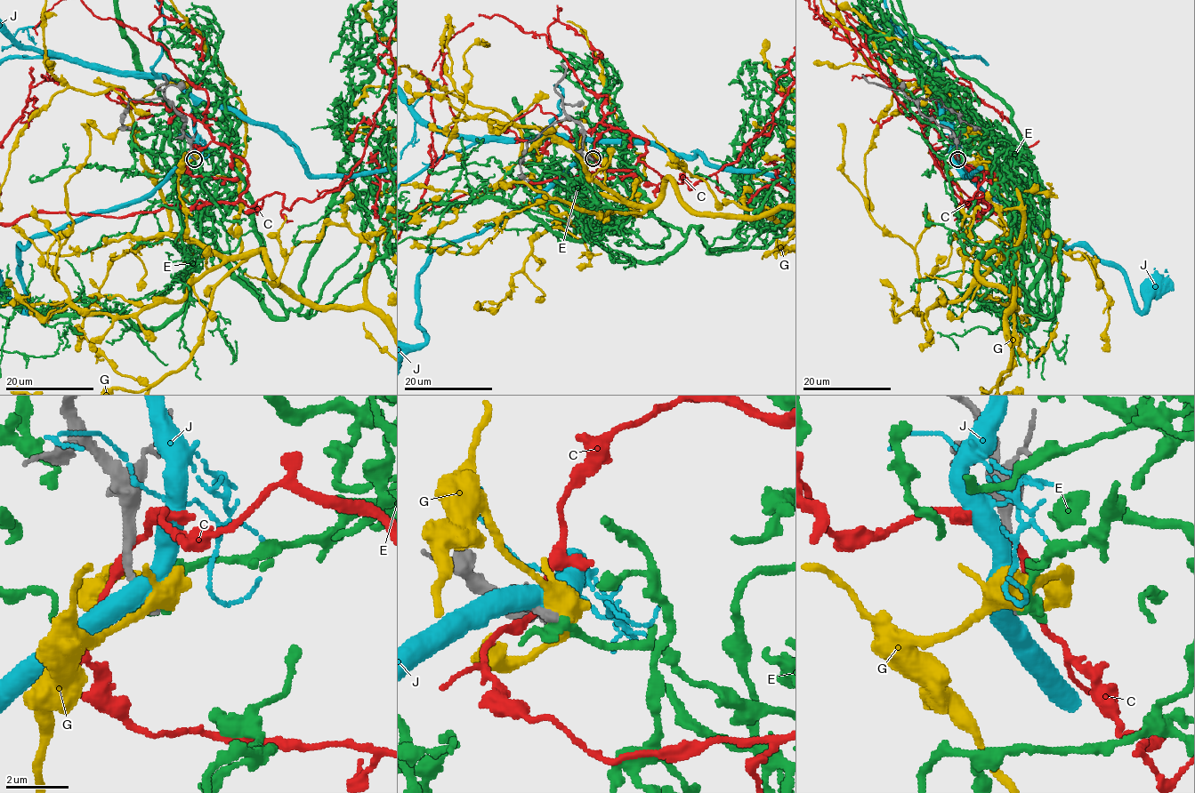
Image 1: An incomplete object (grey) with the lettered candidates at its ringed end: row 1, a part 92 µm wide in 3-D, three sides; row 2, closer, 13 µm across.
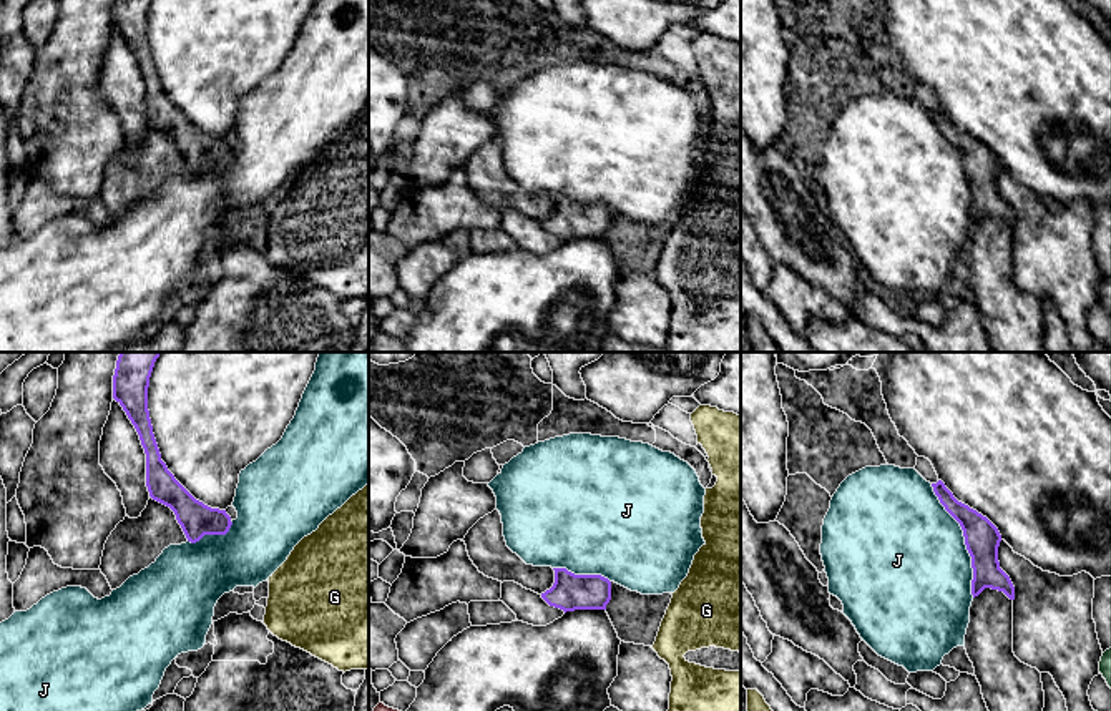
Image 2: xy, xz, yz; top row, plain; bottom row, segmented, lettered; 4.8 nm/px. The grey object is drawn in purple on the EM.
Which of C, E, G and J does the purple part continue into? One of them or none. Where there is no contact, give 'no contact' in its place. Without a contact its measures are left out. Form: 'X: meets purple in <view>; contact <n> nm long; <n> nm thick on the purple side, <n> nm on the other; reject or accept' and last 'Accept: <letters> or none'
C: no contact; reject
E: no contact; reject
G: no contact; reject
J: meets purple in yz; contact 600 nm long; 170 nm thick on the purple side, 480 nm on the other; reject
Accept: none

